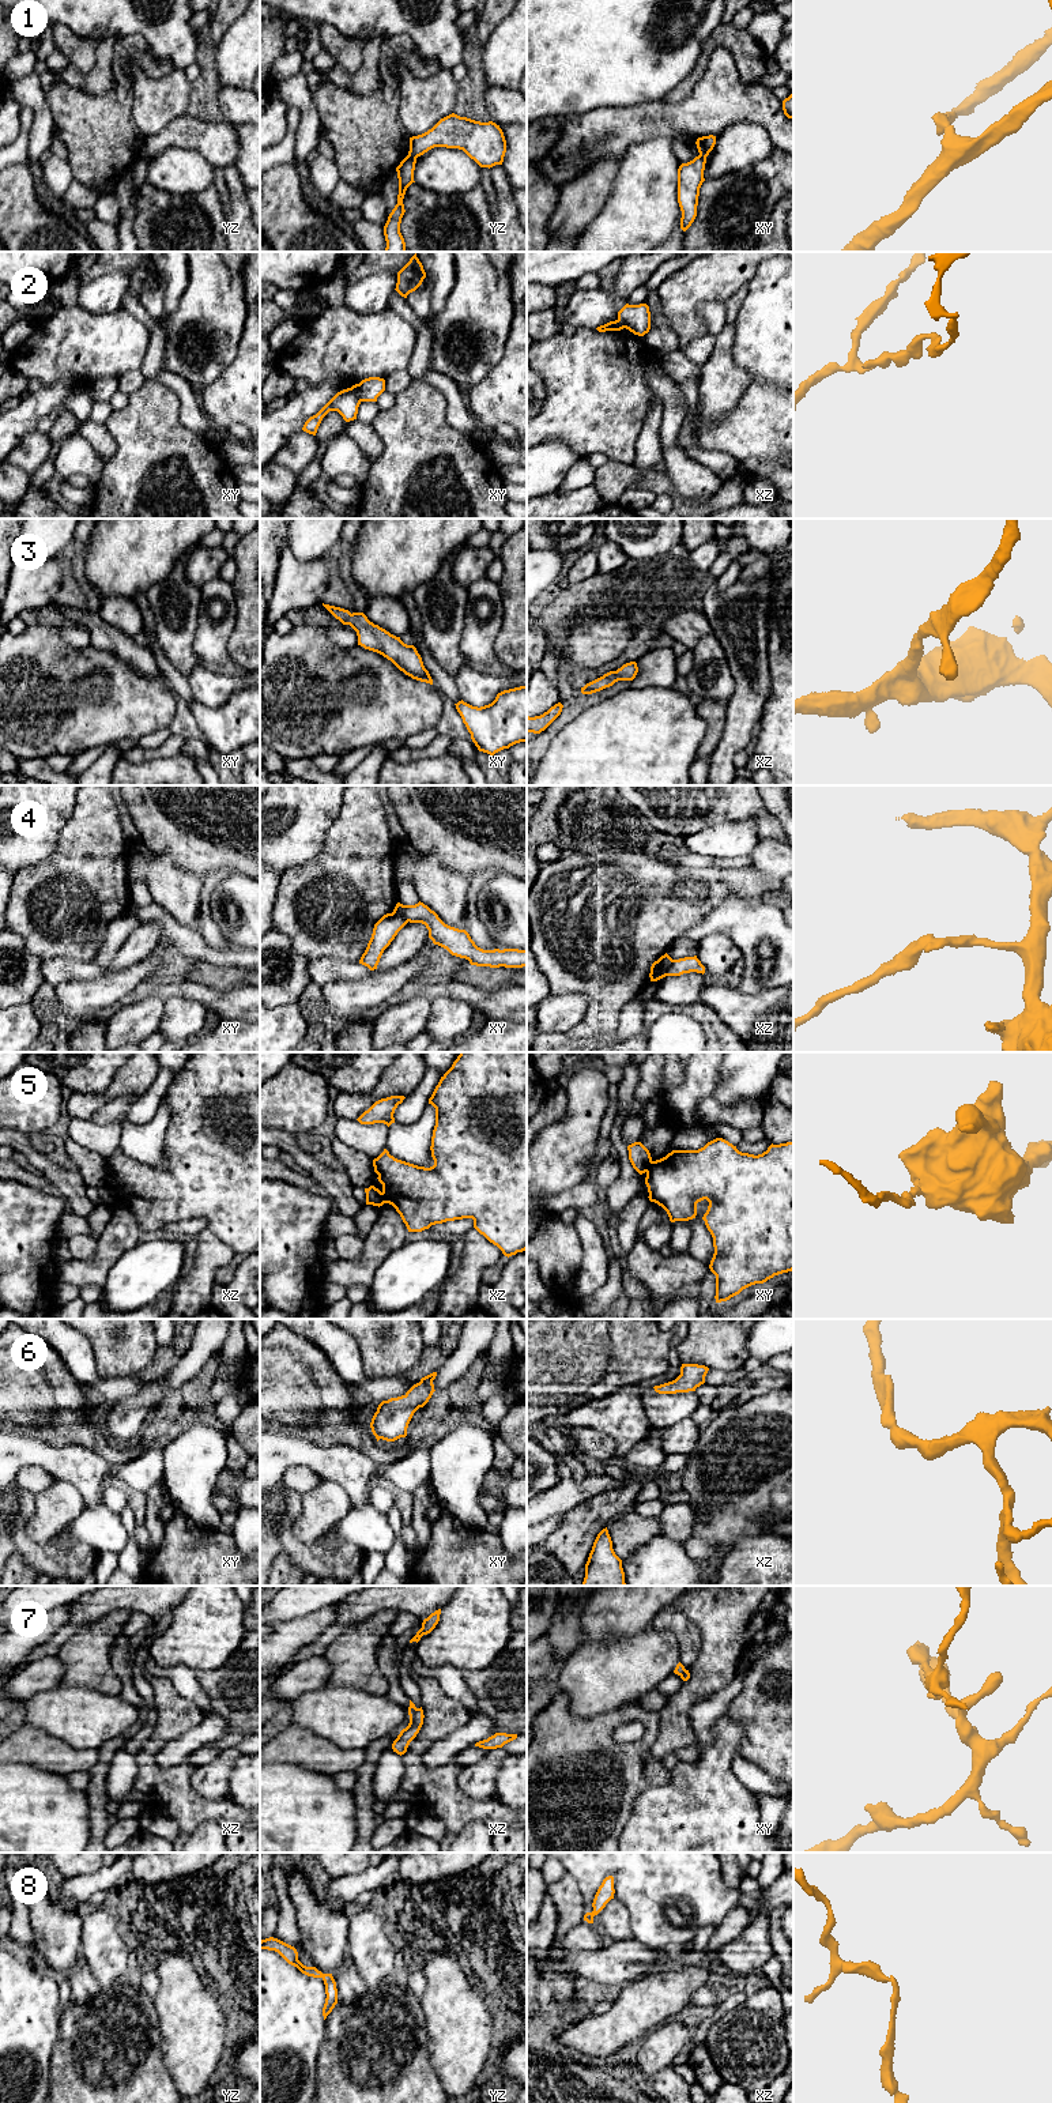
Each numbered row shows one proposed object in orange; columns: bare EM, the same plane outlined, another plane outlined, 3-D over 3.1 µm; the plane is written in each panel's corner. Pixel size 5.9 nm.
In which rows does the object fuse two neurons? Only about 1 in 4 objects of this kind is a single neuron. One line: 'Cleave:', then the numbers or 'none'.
Cleave: 1, 2, 4, 5, 7, 8

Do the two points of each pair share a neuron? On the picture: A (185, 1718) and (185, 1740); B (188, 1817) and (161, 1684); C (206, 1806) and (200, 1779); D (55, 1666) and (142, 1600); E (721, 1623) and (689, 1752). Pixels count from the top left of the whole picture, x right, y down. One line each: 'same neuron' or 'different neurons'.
A: different neurons
B: same neuron
C: different neurons
D: different neurons
E: different neurons

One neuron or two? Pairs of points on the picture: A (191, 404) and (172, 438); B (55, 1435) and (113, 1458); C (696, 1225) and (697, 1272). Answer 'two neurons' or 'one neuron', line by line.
A: two neurons
B: one neuron
C: two neurons

